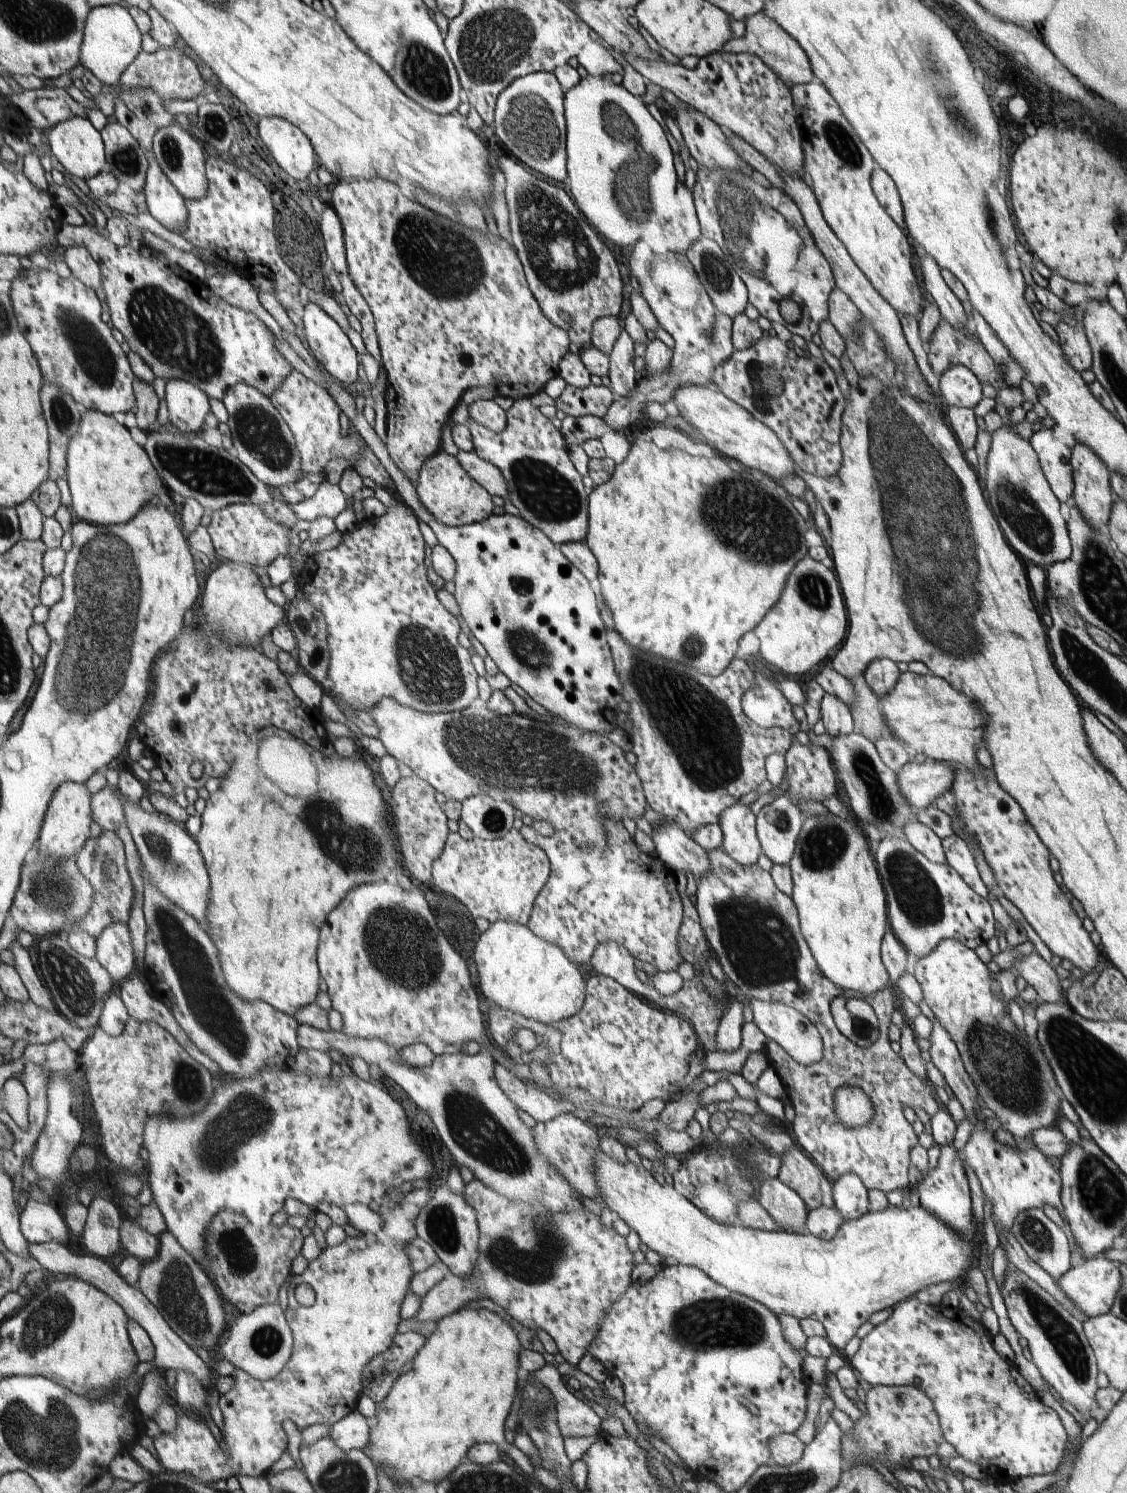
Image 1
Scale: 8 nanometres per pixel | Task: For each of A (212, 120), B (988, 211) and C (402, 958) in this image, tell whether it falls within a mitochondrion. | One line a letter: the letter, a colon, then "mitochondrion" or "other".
A: mitochondrion
B: mitochondrion
C: mitochondrion

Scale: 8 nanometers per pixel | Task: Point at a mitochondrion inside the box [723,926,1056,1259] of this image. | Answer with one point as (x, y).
(1003, 1064)

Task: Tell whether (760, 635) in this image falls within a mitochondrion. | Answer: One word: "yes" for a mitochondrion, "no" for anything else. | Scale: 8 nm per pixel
no

